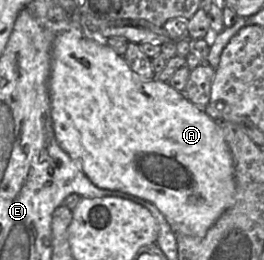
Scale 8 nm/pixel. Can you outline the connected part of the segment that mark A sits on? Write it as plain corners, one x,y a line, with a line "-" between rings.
68,30
59,33
53,41
51,70
49,77
51,117
54,133
60,147
81,167
88,179
98,188
123,192
154,204
164,215
174,233
203,237
218,218
235,201
234,161
225,141
222,127
203,108
193,104
186,96
169,83
159,79
142,78
134,72
124,59
106,41
84,36
80,31

